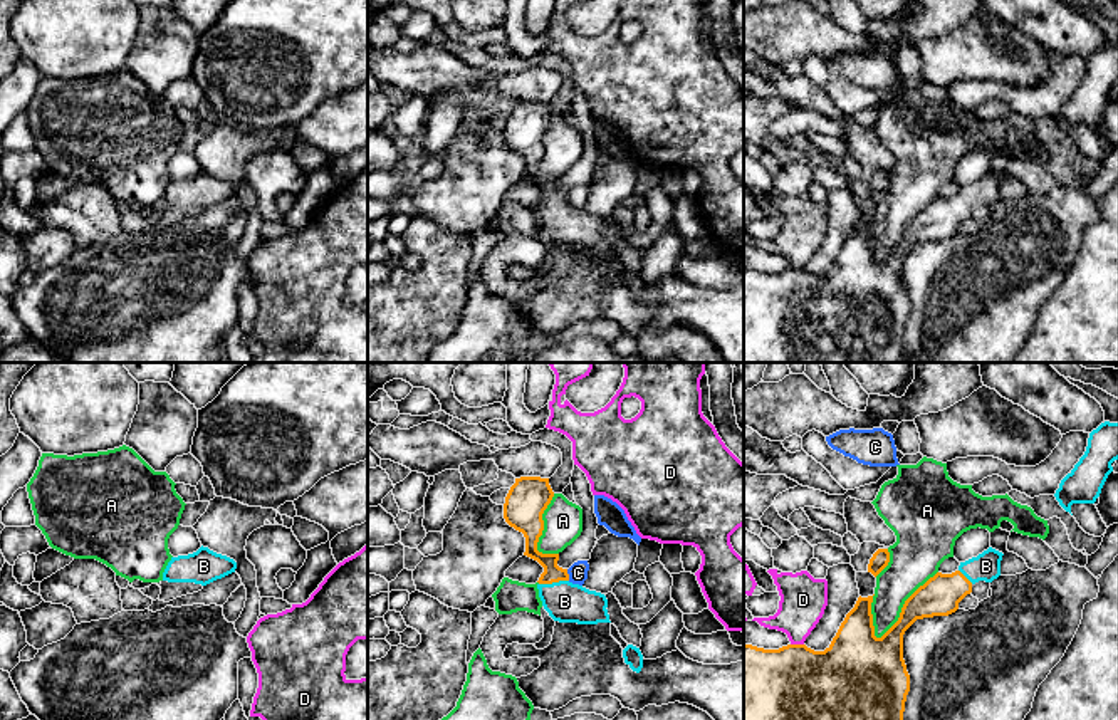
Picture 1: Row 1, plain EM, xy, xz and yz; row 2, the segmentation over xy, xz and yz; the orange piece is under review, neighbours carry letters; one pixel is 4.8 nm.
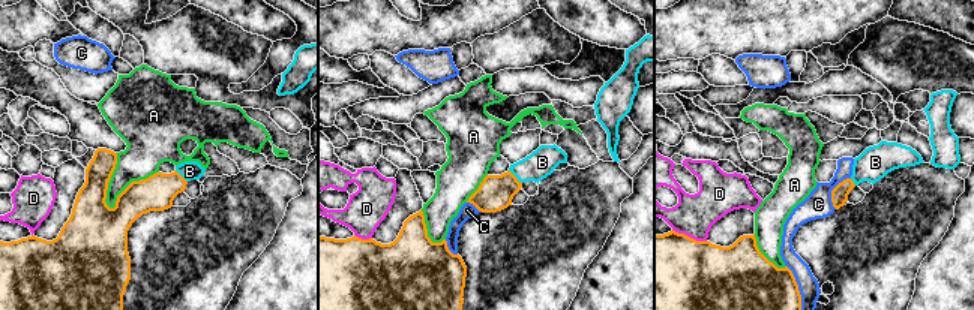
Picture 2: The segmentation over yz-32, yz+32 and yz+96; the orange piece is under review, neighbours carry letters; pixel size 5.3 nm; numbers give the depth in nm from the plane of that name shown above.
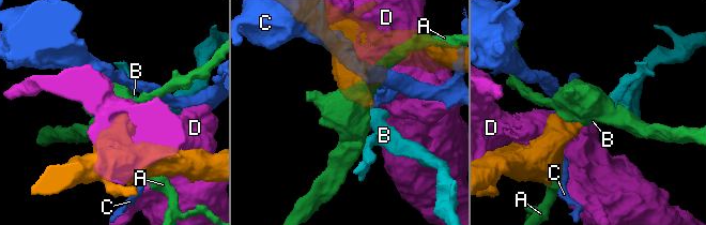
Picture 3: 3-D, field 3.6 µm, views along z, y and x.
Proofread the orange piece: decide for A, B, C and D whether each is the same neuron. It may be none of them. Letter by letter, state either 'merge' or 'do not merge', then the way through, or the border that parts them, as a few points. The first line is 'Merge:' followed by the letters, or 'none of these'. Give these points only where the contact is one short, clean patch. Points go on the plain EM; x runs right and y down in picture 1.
Merge: B
A: do not merge
B: merge; runs through xz (553, 197), (553, 205), (556, 217), (564, 225)
C: do not merge
D: do not merge

